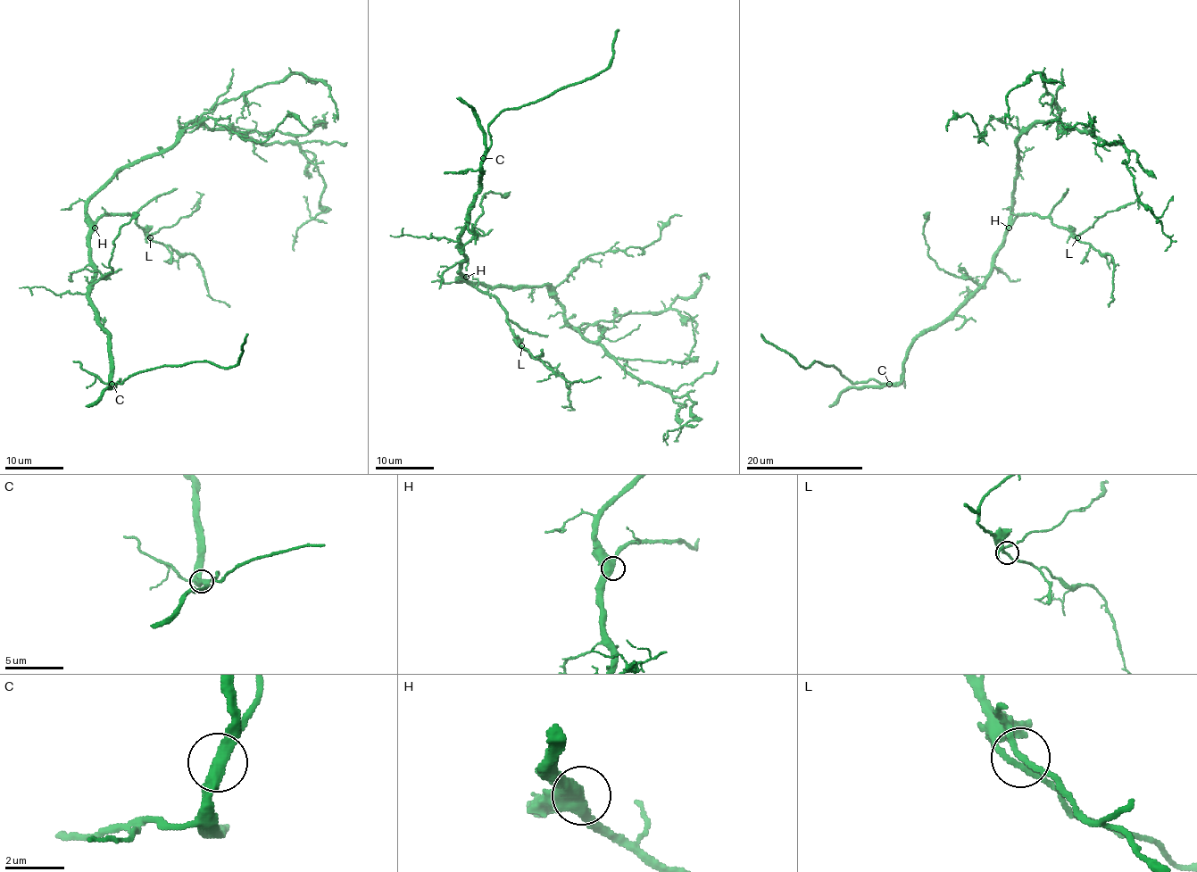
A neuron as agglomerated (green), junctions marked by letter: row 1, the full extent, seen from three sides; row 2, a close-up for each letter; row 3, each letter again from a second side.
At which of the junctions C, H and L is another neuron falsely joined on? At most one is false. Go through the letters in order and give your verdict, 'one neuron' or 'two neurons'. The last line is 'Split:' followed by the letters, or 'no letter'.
C: one neuron
H: one neuron
L: one neuron
Split: no letter

